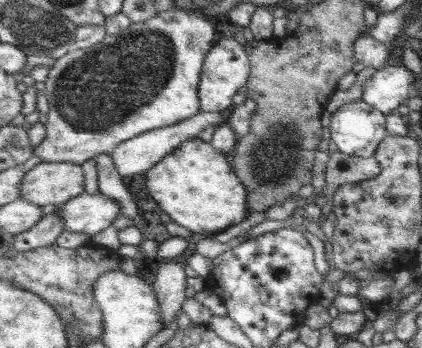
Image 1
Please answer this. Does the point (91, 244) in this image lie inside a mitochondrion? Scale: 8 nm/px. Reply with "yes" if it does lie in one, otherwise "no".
no

